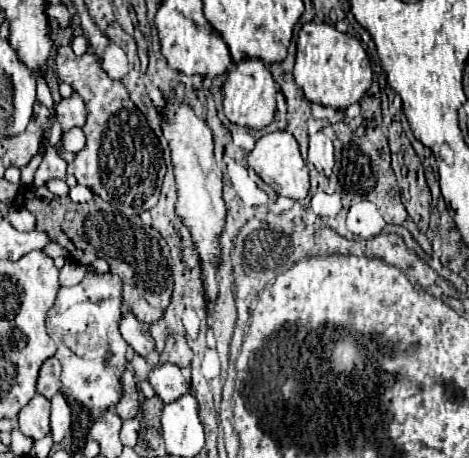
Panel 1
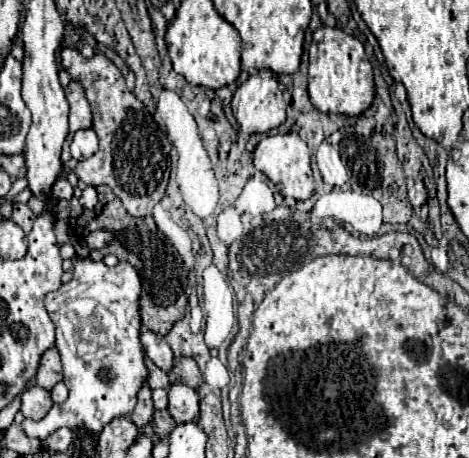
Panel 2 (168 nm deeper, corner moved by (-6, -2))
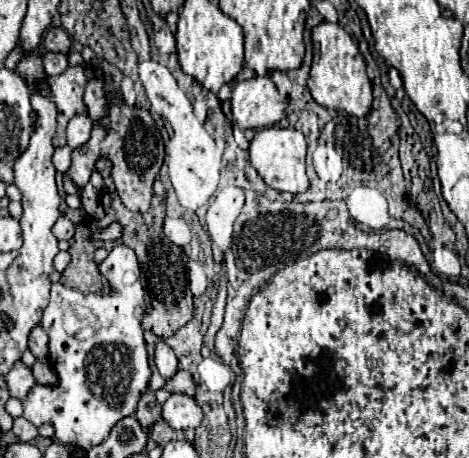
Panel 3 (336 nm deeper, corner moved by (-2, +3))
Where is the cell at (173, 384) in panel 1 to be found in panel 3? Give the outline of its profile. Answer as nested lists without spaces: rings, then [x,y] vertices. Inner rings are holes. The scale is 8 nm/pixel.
[[[172,394],[162,406],[162,418],[174,430],[186,430],[186,428],[196,428],[202,422],[202,410],[192,396]]]

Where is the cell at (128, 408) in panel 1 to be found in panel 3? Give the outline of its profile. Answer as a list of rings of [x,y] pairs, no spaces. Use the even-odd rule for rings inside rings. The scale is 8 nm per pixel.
[[[146,390],[138,402],[136,408],[136,420],[142,426],[152,426],[160,418],[160,404],[156,402],[156,396],[152,390]]]

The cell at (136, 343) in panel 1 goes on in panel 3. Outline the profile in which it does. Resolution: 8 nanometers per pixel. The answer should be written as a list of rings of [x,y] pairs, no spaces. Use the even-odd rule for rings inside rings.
[[[158,340],[156,342],[156,348],[154,348],[154,362],[158,366],[158,372],[168,380],[174,376],[174,372],[178,370],[178,360],[176,360],[176,354],[172,352],[172,348],[168,348],[168,344],[164,340]]]

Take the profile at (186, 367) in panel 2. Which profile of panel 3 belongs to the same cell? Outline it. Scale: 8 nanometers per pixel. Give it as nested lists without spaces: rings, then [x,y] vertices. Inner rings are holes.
[[[178,370],[164,386],[168,392],[182,392],[182,394],[188,394],[188,396],[194,396],[194,380],[192,380],[192,374],[188,370]]]

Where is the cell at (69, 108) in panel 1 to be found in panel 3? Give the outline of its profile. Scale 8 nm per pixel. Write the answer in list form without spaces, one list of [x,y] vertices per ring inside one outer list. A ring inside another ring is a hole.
[[[70,66],[60,76],[50,76],[48,86],[52,90],[52,100],[58,108],[58,130],[54,136],[54,146],[66,144],[66,126],[72,116],[86,112],[84,104],[84,88],[86,88],[86,74],[82,66]]]

